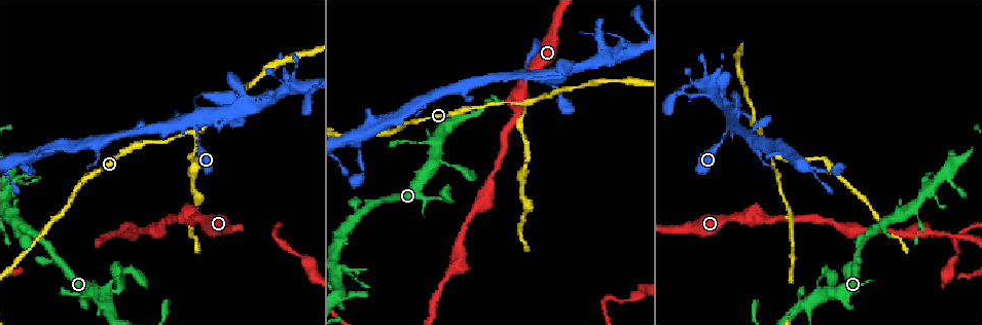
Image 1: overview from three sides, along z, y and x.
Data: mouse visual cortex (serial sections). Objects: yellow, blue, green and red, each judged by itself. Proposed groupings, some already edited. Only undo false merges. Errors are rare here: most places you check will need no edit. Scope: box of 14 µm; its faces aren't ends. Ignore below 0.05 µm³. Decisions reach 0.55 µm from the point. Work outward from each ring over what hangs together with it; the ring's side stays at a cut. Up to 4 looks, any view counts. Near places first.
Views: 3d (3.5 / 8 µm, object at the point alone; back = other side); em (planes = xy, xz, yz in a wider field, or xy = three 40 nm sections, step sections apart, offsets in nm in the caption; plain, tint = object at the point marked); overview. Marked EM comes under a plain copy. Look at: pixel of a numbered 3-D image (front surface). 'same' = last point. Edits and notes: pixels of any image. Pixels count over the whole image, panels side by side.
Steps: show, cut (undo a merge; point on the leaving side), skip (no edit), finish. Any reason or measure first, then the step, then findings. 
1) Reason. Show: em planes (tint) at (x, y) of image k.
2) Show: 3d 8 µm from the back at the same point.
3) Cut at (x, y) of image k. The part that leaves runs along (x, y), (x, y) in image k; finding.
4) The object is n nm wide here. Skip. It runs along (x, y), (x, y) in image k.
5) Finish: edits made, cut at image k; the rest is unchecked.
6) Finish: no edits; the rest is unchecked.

Side arm on a straight run. Show: 3d 3.5 µm at (524, 104) of image 1.

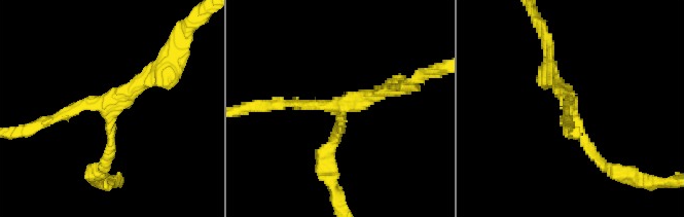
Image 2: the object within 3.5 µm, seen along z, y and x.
Skip. It runs along (40, 123), (101, 105), (110, 114), (104, 165) in image 2; continuous, no second cell.

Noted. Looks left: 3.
Sudden change in width. Show: 3d 8 µm from the back at (461, 246) of image 1.

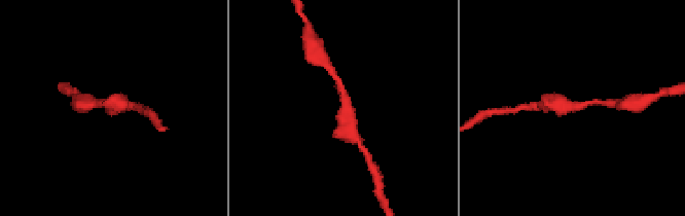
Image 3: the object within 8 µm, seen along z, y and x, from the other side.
Now the EM. Show: em xy step 3 (tint) at (344, 104) of image 3.

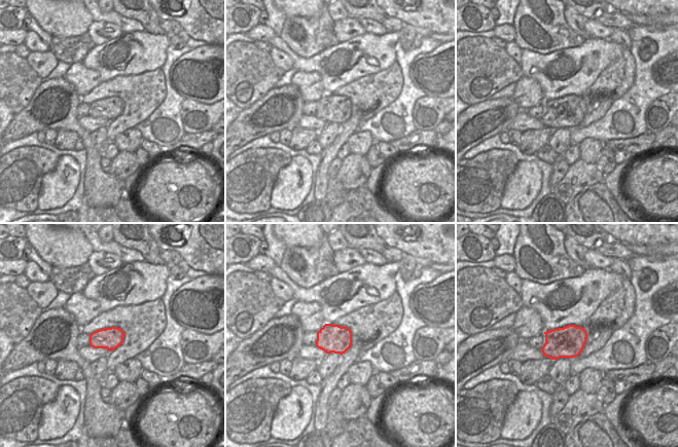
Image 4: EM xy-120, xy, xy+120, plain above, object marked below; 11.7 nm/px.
Skip. It runs along (335, 78), (351, 135) in image 3; continuous, no second cell.

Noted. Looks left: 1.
Finish: no edits; the rest is unchecked.

